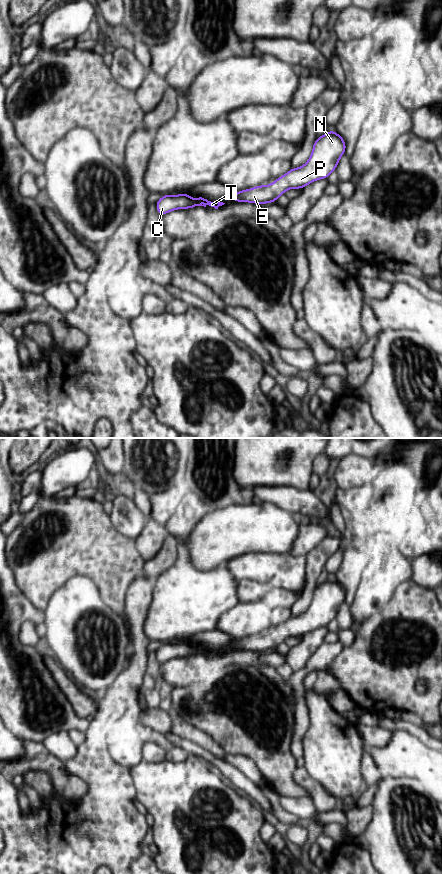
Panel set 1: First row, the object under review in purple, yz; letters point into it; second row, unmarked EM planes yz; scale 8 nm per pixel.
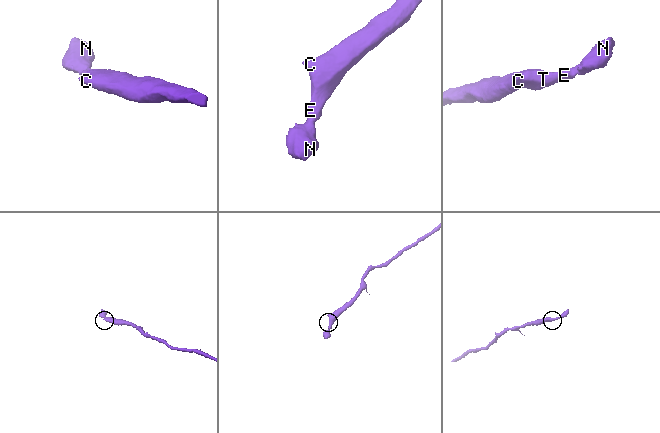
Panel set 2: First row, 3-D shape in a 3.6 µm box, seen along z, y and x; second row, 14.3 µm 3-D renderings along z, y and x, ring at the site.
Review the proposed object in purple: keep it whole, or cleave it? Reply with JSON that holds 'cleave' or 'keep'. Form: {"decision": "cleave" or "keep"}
{"decision": "keep"}

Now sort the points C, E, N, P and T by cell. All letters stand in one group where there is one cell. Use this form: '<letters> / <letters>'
C E N P T

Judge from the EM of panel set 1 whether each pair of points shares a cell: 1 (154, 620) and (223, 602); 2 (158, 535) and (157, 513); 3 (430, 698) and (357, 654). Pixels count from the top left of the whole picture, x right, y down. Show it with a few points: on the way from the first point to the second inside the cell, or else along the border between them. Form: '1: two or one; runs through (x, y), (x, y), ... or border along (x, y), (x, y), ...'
1: one; runs through (171, 614), (185, 602), (206, 602)
2: two; border along (151, 518), (163, 525)
3: one; runs through (412, 698), (403, 696), (375, 670)

